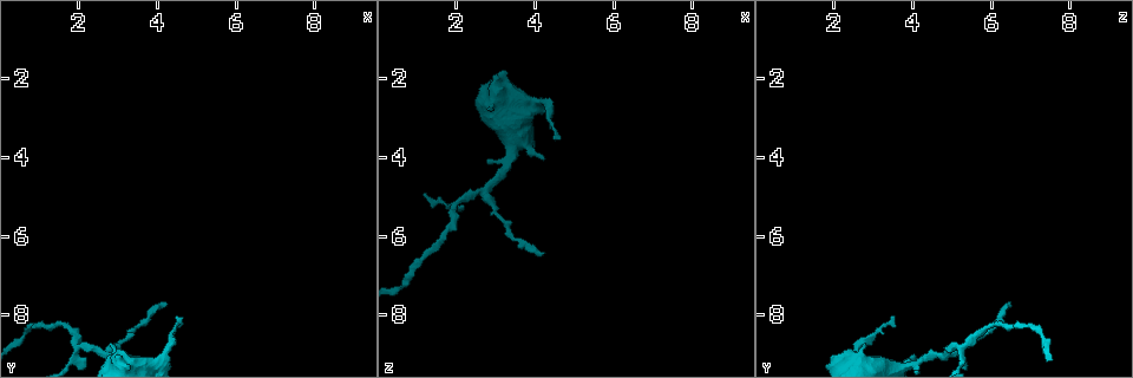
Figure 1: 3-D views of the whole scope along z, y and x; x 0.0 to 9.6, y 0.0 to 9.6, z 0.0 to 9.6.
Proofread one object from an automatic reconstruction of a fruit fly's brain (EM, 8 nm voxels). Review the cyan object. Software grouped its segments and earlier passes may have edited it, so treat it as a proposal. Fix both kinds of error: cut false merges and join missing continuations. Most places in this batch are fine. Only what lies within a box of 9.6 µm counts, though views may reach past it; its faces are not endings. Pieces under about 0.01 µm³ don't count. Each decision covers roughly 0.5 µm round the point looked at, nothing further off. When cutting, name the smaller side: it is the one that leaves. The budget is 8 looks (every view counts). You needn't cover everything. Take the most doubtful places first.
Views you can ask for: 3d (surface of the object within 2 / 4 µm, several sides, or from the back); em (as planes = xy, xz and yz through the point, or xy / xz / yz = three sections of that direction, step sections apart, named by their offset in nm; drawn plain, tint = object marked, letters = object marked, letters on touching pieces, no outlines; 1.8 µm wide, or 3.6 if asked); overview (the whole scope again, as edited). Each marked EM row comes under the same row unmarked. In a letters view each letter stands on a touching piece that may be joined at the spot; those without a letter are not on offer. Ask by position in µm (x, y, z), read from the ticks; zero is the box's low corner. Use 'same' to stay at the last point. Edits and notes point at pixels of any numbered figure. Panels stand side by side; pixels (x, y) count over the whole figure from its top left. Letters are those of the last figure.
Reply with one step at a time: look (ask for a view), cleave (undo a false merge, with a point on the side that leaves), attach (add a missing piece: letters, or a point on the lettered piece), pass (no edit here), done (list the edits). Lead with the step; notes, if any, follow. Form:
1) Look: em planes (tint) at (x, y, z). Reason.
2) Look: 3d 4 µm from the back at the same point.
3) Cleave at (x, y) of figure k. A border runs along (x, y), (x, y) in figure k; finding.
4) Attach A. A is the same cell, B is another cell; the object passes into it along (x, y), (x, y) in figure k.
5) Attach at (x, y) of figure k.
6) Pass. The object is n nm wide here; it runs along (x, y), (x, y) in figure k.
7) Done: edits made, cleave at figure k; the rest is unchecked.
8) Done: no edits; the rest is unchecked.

Look: 3d 2 µm from the back at (4.70, 8.15, 3.55). An open end.

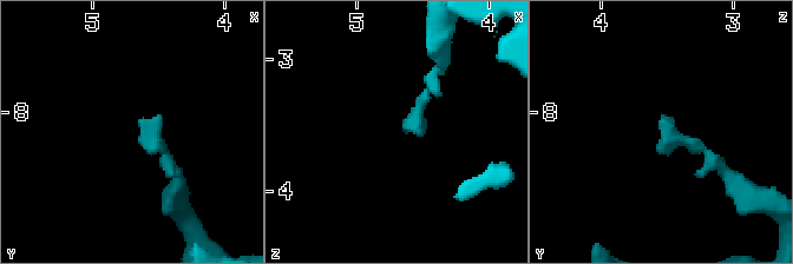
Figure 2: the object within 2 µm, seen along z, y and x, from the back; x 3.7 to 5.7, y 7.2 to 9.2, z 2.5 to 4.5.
Look: em xy step 8 (tint) at (4.62, 8.08, 3.56).

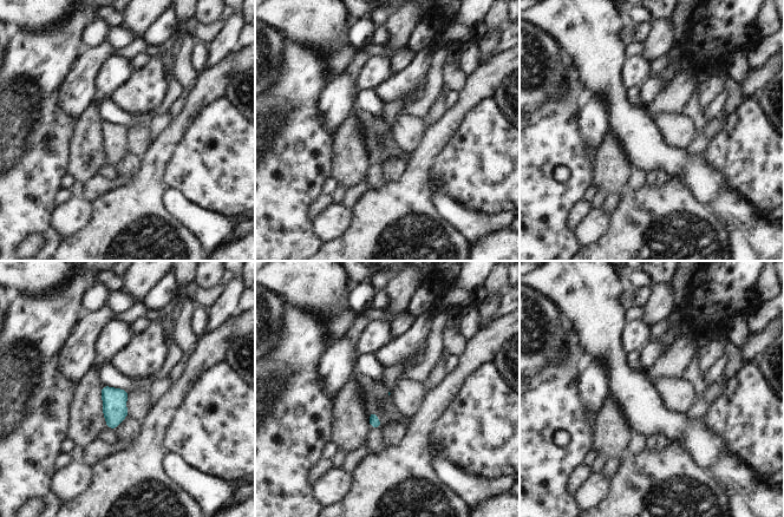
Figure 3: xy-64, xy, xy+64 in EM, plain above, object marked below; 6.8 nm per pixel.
Look: em yz step 8 (letters) at the same point.

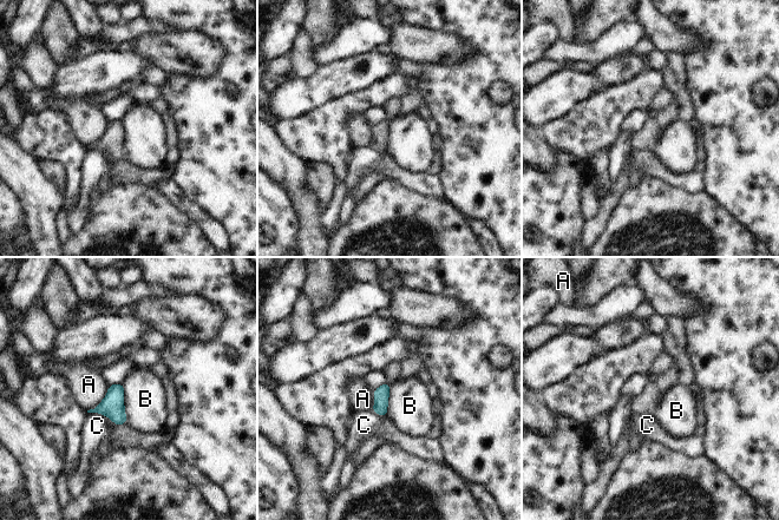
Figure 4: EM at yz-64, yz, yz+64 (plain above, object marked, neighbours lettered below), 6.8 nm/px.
Pass. A, B and C are other cells; a border runs along (123, 383), (123, 408), (126, 422) in figure 4; none of them fits.

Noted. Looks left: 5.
Look: 3d 4 µm at (2.00, 8.90, 5.25). Three-way junction.

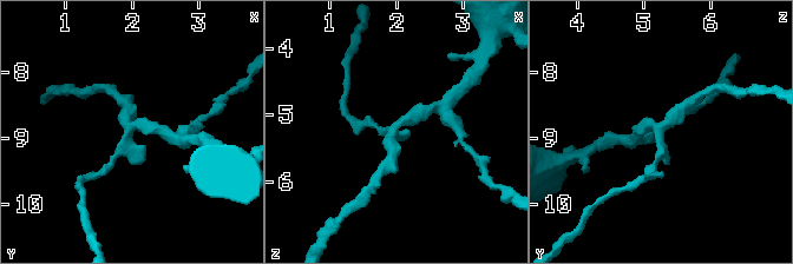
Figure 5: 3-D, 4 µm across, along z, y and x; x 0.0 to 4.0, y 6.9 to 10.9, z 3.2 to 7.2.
Look: em xy step 8 (letters) at (1.95, 8.90, 5.30). Shape alone is not enough.

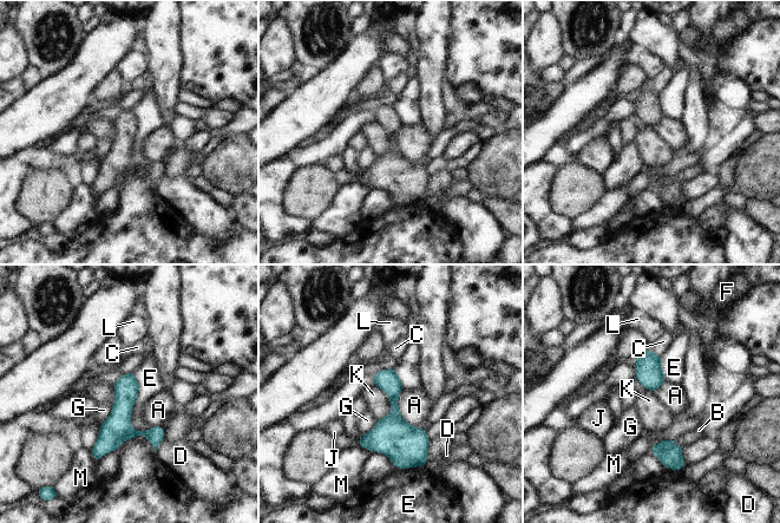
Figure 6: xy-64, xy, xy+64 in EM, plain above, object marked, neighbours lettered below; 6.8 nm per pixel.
Pass. The longest contact is with E, 420 nm; A, B, C, D, E, F, G, J, K, L and M are other cells; continuous, no second neuron.

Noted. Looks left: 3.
Look: em xz step 16 (tint) at (4.20, 7.65, 6.40). Branch stops here.

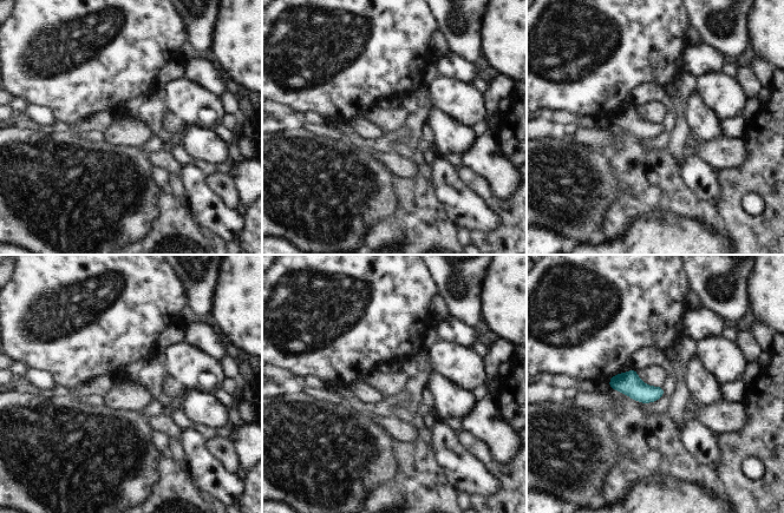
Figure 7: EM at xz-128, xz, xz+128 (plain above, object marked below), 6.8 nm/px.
Look: em planes (letters) at the same point. Another direction.

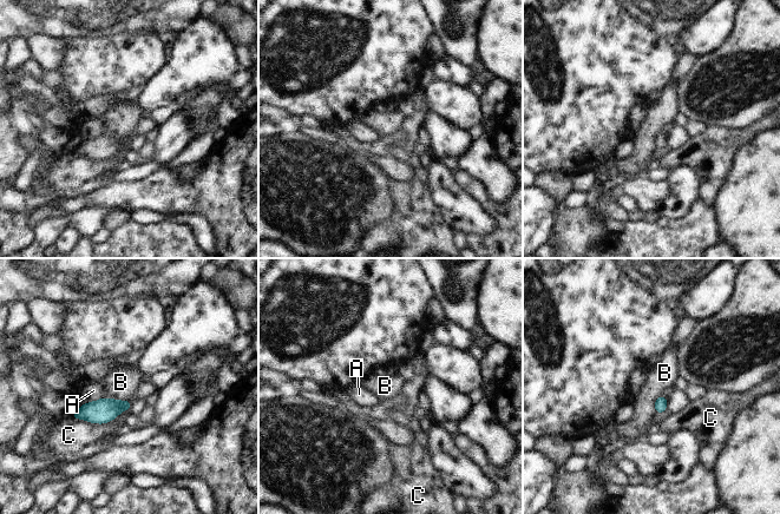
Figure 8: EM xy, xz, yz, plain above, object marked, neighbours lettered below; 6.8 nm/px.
Pass. A, B and C are other cells; a border runs along (104, 396), (130, 402) in figure 8; no lettered piece goes on from it.

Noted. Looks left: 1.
Done: no edits; the rest is unchecked.

